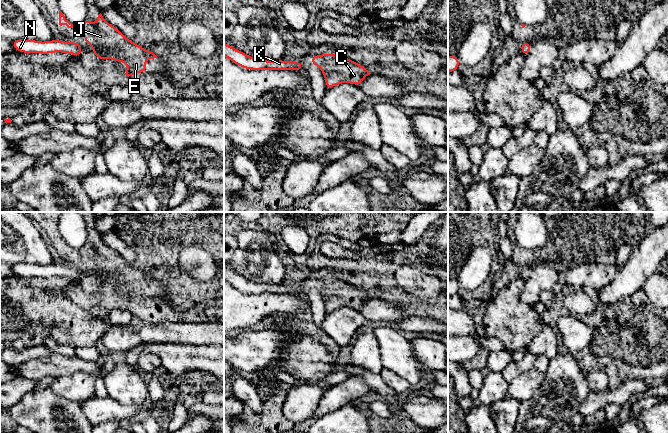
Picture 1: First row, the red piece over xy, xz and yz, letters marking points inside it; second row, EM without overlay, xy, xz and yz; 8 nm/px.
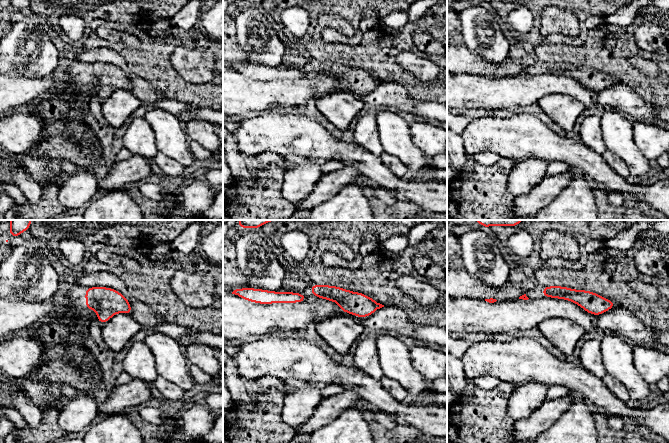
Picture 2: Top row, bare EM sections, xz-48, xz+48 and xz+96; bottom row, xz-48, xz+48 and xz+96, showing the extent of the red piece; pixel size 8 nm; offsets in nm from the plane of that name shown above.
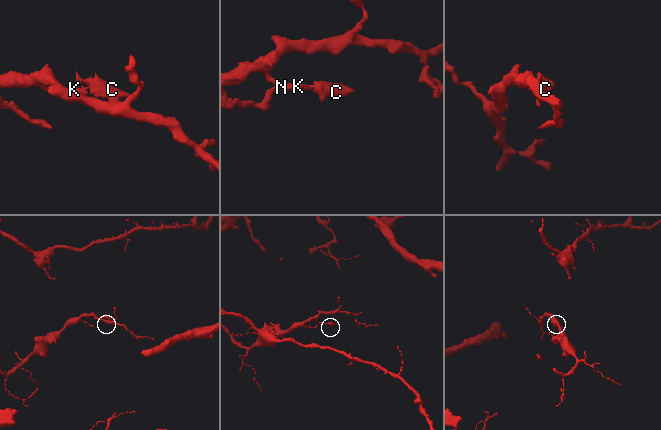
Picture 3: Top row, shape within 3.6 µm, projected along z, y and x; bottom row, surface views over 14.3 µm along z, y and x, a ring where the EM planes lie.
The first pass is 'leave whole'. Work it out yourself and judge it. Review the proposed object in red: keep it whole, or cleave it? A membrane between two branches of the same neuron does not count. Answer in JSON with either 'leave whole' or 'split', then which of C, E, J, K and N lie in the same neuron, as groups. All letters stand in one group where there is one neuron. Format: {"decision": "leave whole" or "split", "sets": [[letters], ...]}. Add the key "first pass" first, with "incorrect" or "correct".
{"first pass": "incorrect", "decision": "split", "sets": [["C", "E", "J"], ["K", "N"]]}

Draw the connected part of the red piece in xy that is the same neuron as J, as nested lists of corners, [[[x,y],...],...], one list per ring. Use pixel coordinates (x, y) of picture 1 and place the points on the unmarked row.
[[[59,235],[59,249],[80,254],[85,260],[84,267],[93,270],[91,276],[100,285],[109,282],[112,285],[126,287],[129,293],[123,296],[124,303],[128,303],[136,297],[146,297],[145,284],[157,282],[153,276],[127,263],[119,253],[109,248],[101,237],[98,239],[95,249],[87,242],[80,249],[74,249]]]

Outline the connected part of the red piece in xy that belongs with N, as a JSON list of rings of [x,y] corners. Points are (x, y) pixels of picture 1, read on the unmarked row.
[[[16,263],[12,265],[14,273],[21,277],[51,278],[54,276],[69,277],[79,282],[83,277],[83,272],[75,266],[65,266],[61,264],[37,265],[28,263]]]

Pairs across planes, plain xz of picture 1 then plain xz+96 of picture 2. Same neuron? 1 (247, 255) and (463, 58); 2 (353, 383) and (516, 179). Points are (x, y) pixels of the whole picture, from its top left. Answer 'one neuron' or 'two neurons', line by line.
1: two neurons
2: two neurons

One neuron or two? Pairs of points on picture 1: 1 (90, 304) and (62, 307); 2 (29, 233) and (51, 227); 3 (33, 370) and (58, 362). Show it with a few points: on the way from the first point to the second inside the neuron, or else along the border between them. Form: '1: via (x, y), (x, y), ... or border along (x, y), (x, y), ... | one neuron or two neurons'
1: border along (70, 286), (67, 295), (79, 306), (90, 311) | two neurons
2: border along (34, 222), (42, 231) | two neurons
3: via (39, 368), (52, 365) | one neuron

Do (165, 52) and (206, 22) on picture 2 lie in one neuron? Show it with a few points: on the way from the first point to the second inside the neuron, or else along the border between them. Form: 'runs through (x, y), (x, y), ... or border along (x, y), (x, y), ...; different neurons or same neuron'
border along (205, 32), (212, 40); different neurons

